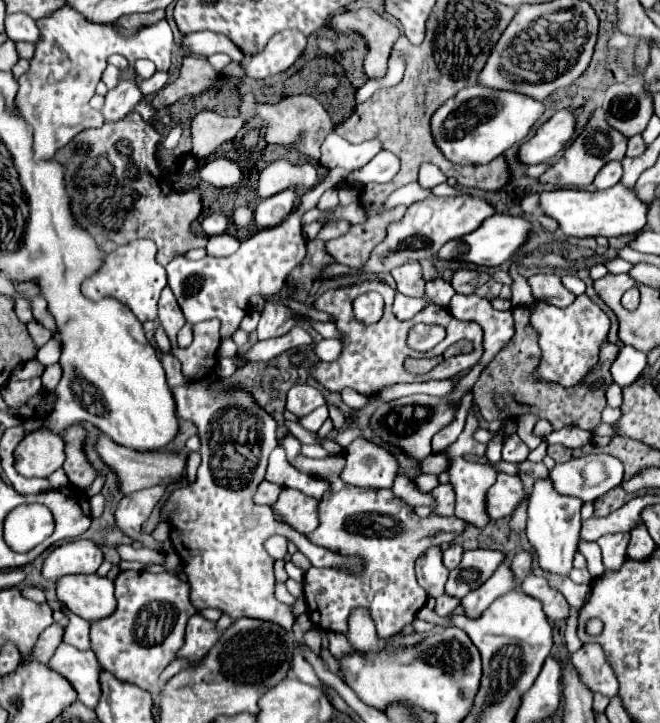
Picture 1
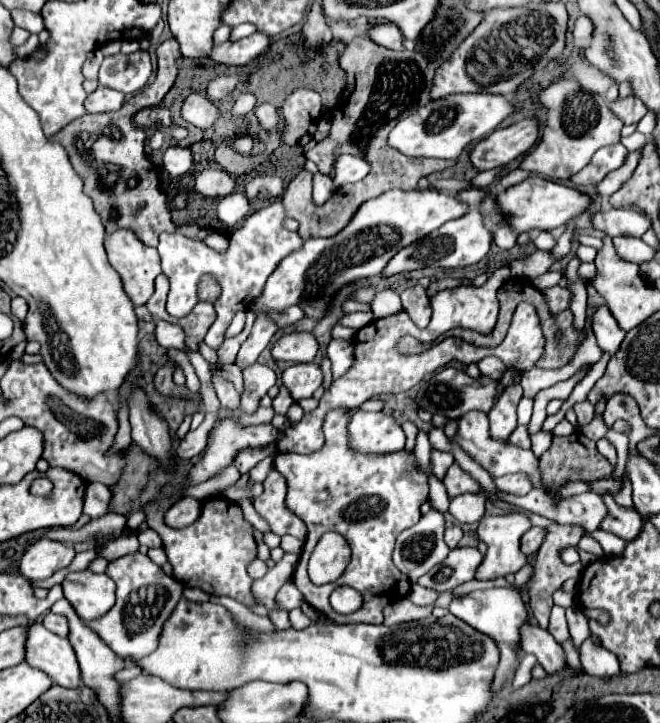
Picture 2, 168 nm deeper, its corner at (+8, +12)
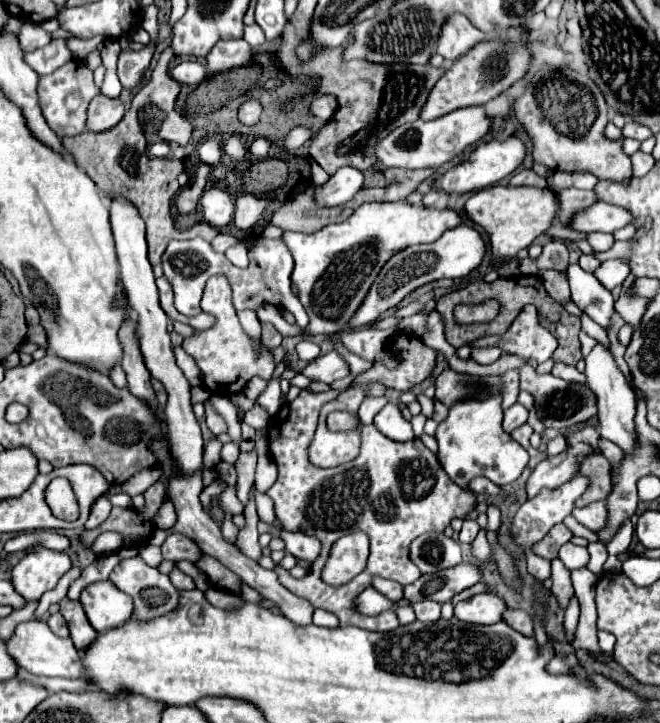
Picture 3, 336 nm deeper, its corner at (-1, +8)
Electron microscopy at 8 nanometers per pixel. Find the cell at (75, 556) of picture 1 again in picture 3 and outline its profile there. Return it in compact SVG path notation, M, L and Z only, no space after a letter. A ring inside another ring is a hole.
M44 548L30 552L12 568L12 586L26 602L38 602L46 590L52 590L58 584L70 566L66 552Z

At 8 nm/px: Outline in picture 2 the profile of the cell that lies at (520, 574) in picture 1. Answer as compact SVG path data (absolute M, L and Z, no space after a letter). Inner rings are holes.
M537 526L529 528L529 530L521 536L521 552L523 552L525 556L531 556L533 552L539 550L543 538L545 538L545 528L537 528Z

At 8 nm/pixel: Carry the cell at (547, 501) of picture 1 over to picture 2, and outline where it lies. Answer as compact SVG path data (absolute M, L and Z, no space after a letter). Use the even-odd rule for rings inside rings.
M467 412L459 418L459 432L457 436L453 438L453 442L457 442L463 450L467 450L479 464L483 464L483 468L489 472L490 476L495 479L501 477L501 474L521 473L527 474L533 488L537 490L543 490L545 494L551 496L553 504L557 504L561 498L571 498L571 496L577 496L577 494L583 494L585 490L589 490L589 486L585 482L567 482L563 486L547 486L543 482L543 476L541 476L541 470L539 470L539 458L531 452L531 450L523 450L523 448L517 448L517 446L511 446L507 442L499 442L499 440L491 440L489 436L489 420L487 420L487 414L485 412Z

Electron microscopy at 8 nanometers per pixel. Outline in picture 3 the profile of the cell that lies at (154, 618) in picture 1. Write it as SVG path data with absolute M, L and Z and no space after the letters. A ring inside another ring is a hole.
M140 556L122 560L122 564L112 570L110 582L134 598L138 618L142 620L150 620L178 608L180 592L172 586L170 578L160 574L156 568L150 568Z

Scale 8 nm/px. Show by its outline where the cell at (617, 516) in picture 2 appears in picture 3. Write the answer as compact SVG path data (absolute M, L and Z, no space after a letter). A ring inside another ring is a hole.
M594 502L594 504L584 506L584 508L574 508L572 510L572 516L580 524L584 524L586 528L590 528L592 532L600 530L606 524L606 508L604 508L604 502Z

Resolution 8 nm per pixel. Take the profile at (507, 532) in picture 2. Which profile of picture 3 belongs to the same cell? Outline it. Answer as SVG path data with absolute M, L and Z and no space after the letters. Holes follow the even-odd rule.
M576 474L572 480L568 480L568 482L562 484L560 488L554 488L554 490L542 488L534 498L528 498L528 500L518 508L518 512L516 512L514 520L512 520L512 536L514 536L514 542L516 542L522 550L532 548L534 542L540 542L552 526L560 524L560 522L574 510L574 502L586 492L588 486L590 486L590 480L588 480L586 476L582 476L582 474Z

